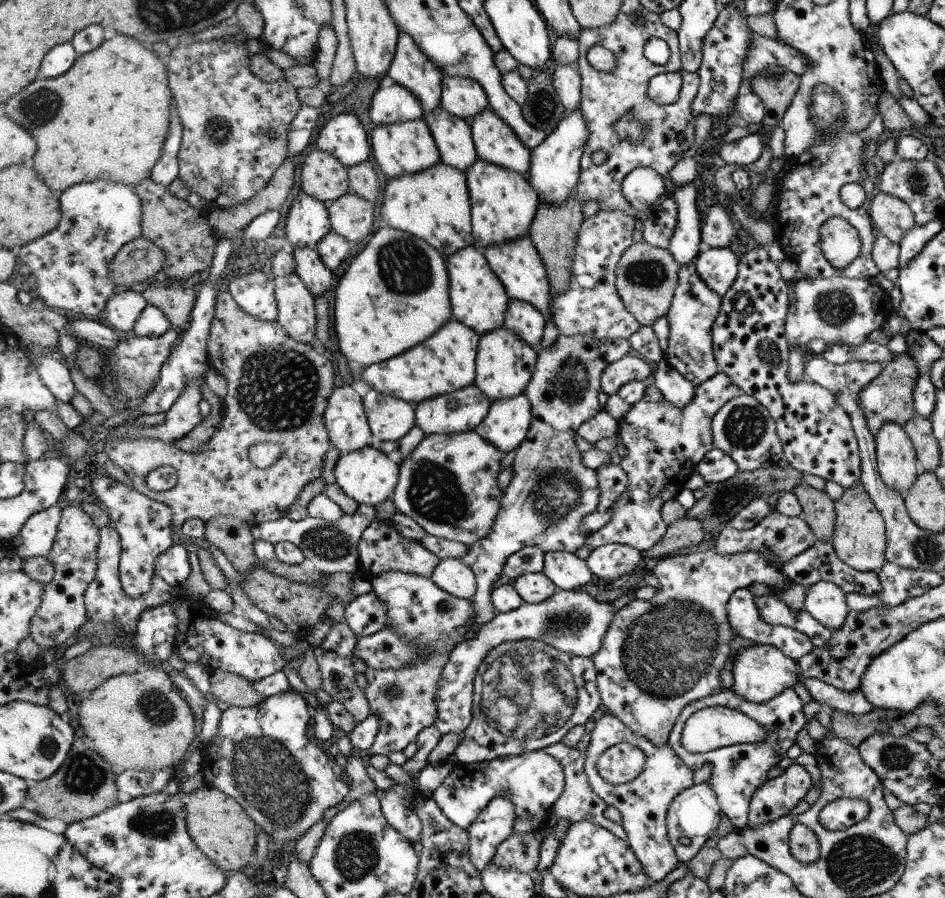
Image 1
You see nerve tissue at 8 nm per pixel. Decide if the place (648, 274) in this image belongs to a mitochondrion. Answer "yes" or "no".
yes

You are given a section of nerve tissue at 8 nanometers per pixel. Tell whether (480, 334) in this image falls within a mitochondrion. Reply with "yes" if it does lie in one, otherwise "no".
no

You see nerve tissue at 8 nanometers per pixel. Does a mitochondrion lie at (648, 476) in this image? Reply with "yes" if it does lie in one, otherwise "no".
no

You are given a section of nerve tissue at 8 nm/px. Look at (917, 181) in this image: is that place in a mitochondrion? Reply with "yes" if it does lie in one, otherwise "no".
yes

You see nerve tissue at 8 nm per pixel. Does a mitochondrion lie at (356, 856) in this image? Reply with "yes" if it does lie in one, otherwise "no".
yes

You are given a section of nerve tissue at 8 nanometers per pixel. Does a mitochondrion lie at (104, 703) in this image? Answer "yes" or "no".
no

